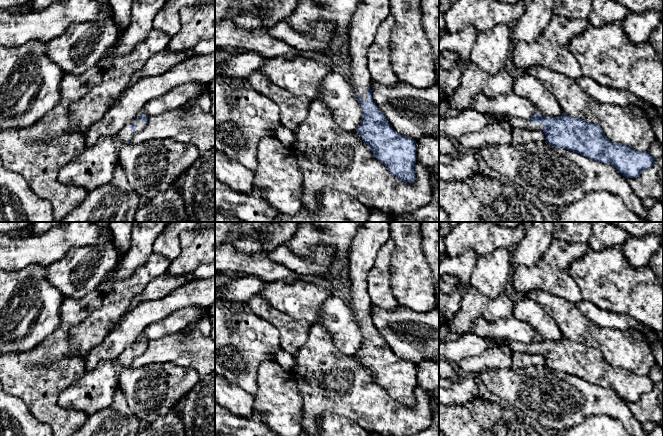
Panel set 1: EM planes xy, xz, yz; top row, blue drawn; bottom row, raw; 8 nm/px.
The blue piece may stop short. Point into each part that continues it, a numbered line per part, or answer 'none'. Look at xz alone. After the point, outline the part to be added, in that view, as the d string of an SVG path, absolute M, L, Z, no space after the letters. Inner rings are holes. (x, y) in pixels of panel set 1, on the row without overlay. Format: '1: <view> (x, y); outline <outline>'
1: xz (365, 245); outline M365 222L352 240L349 253L349 277L347 284L351 296L351 308L359 321L367 323L371 301L367 291L367 276L380 247L390 239L389 222Z

